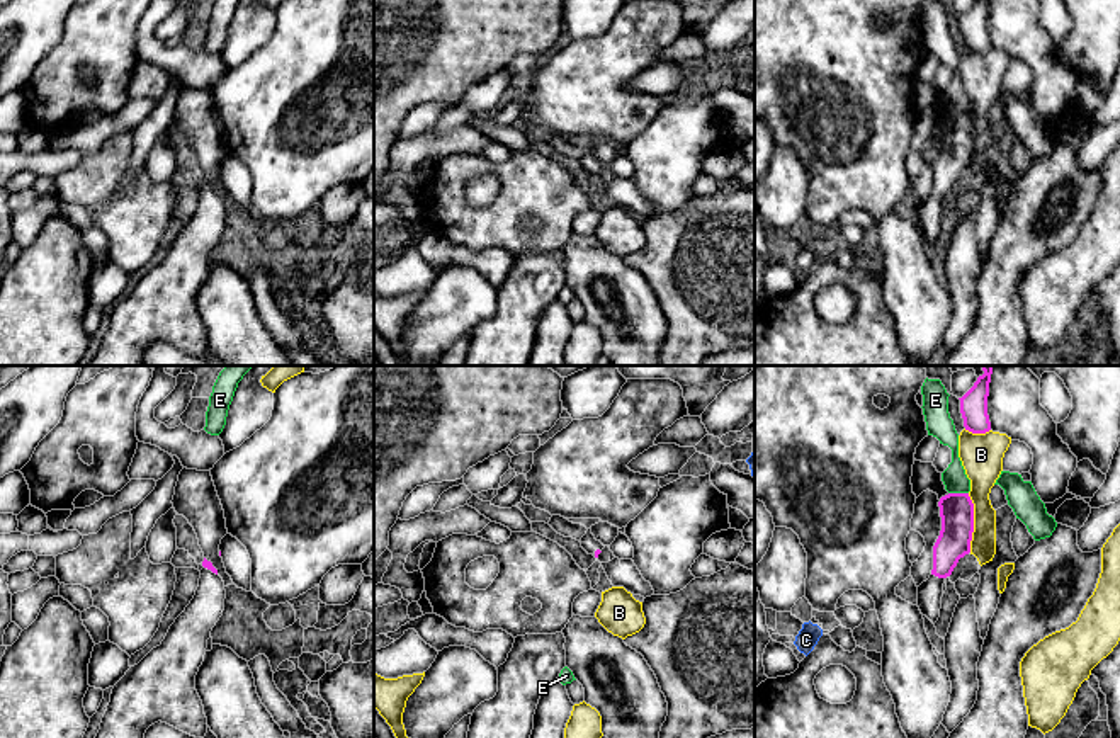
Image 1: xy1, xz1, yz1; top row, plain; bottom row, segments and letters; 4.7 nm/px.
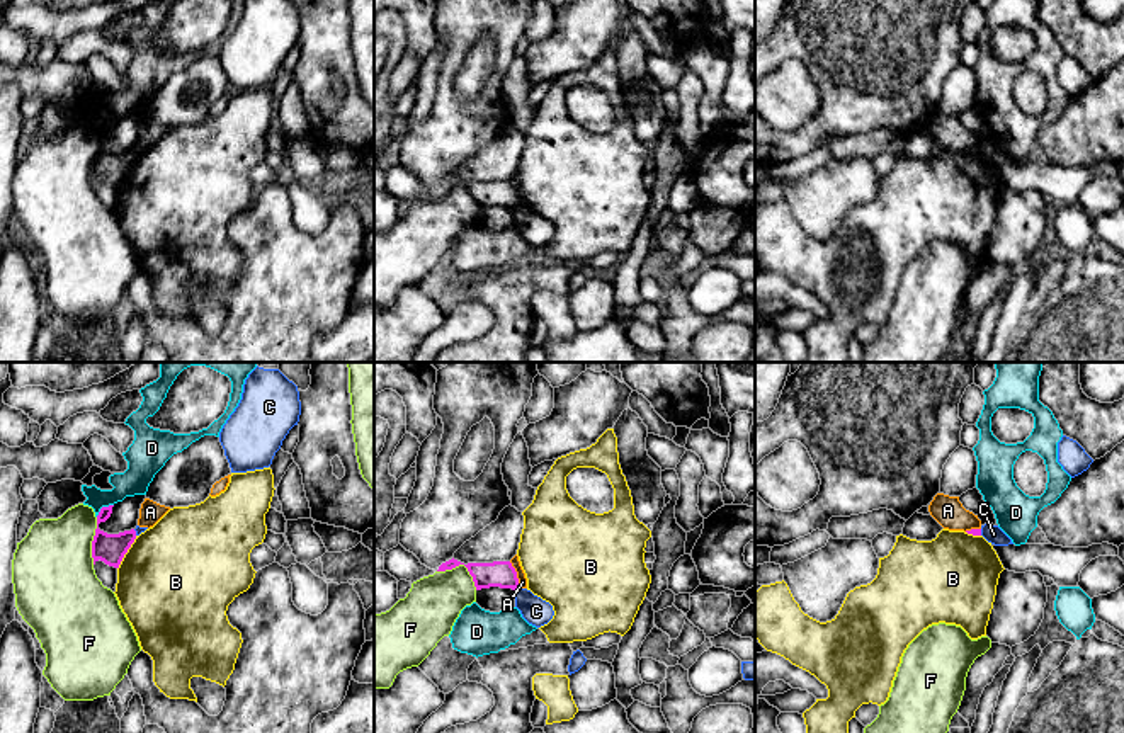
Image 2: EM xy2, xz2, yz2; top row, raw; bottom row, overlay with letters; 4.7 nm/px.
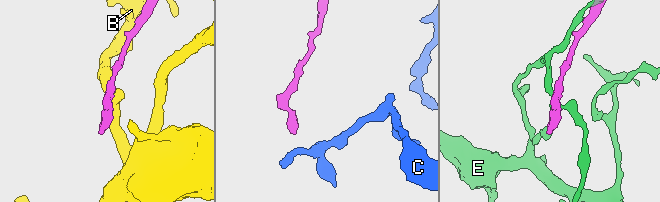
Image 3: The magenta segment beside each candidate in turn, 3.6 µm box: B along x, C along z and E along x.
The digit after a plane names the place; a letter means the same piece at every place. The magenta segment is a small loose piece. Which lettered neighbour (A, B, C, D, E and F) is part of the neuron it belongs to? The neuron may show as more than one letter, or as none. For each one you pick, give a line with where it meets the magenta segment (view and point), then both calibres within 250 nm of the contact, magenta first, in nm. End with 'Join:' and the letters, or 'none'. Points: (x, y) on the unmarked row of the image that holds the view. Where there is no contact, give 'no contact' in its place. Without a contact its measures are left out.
Join: none

